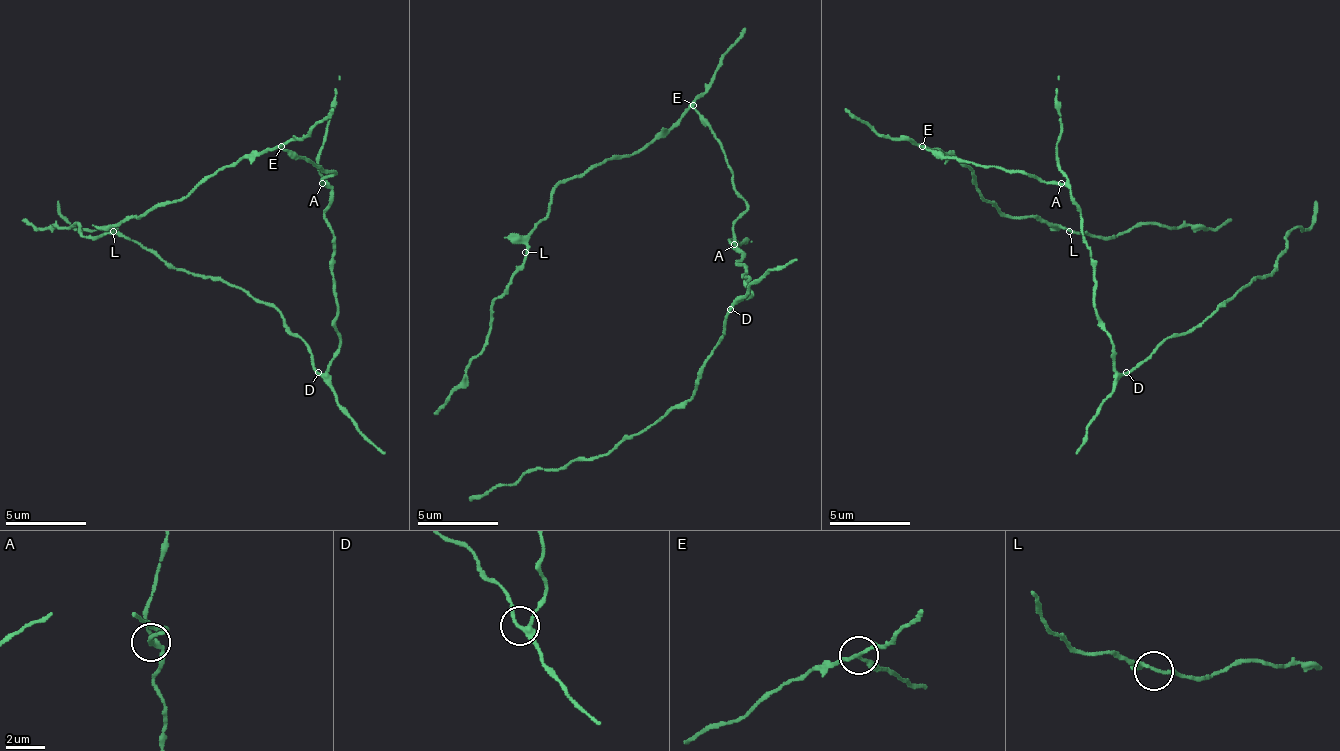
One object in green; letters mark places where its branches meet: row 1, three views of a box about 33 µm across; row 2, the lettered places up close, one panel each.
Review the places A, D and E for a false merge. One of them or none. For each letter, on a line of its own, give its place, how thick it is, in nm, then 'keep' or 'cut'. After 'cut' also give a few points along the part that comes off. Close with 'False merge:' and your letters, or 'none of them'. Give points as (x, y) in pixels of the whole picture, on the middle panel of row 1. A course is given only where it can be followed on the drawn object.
A: (734, 244) | 190 nm | keep
D: (730, 309) | 200 nm | keep
E: (693, 105) | 150 nm | cut | (694, 104), (630, 156), (618, 156), (597, 164), (553, 192), (513, 285), (493, 301), (489, 345), (433, 413)
False merge: E

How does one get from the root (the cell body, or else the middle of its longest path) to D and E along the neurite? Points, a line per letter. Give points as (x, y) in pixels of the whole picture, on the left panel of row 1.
D: (326, 187), (330, 191), (326, 227), (334, 235), (338, 356), (326, 372), (318, 372)
E: (326, 187), (322, 183), (334, 171), (294, 159), (282, 147)

